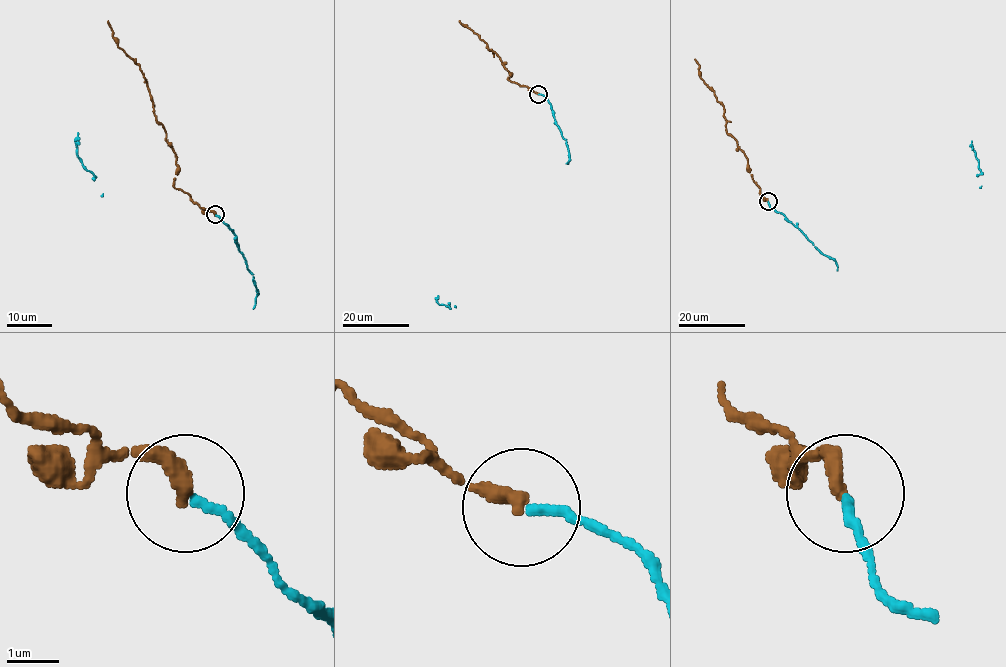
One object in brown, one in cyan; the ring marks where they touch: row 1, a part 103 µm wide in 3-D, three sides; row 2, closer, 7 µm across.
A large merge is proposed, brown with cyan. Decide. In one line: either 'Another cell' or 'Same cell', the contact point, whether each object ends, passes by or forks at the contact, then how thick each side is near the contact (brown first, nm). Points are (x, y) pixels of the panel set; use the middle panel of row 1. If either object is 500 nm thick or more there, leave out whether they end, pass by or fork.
Same cell. Place: (538, 94). At the ring brown ends. At the ring cyan ends. Thickness 320 nm (brown) against 160 nm

